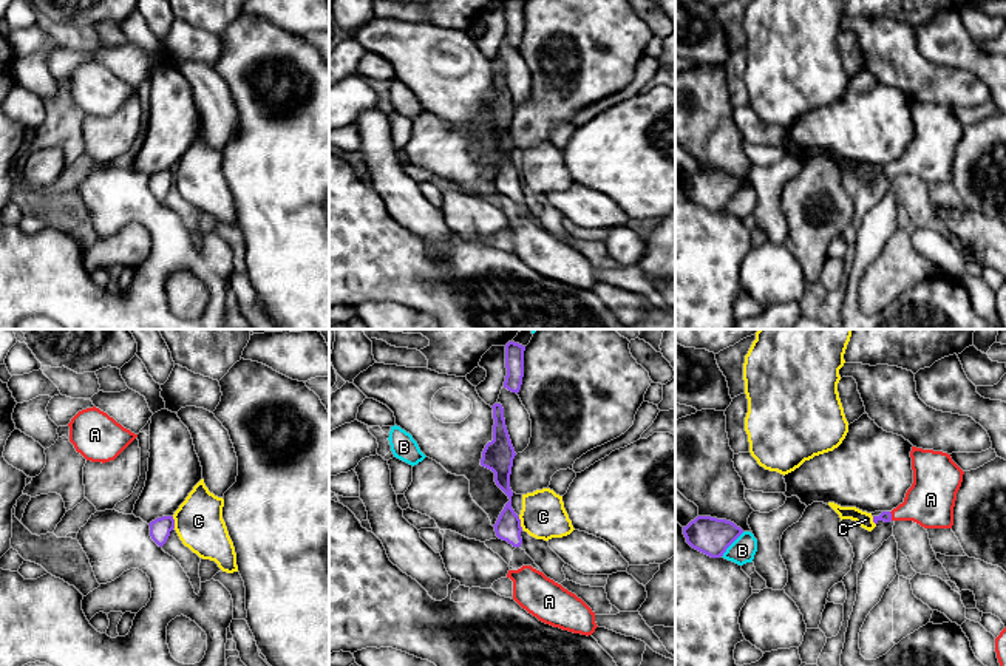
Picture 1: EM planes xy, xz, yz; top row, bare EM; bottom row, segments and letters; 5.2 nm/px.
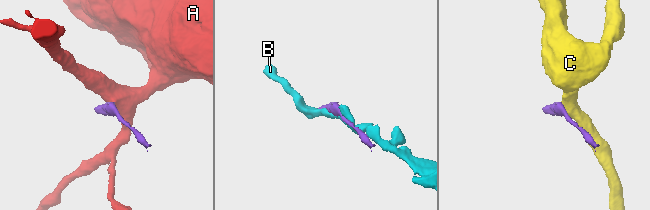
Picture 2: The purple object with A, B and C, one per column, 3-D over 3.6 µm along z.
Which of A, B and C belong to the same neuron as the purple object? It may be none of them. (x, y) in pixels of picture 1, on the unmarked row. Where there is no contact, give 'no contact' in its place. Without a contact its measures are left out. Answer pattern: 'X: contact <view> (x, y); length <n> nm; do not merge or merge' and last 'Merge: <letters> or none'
A: contact yz (890, 170); length 50 nm; merge
B: contact yz (731, 197); length 180 nm; do not merge
C: contact xz (519, 176); length 80 nm; do not merge
Merge: A

